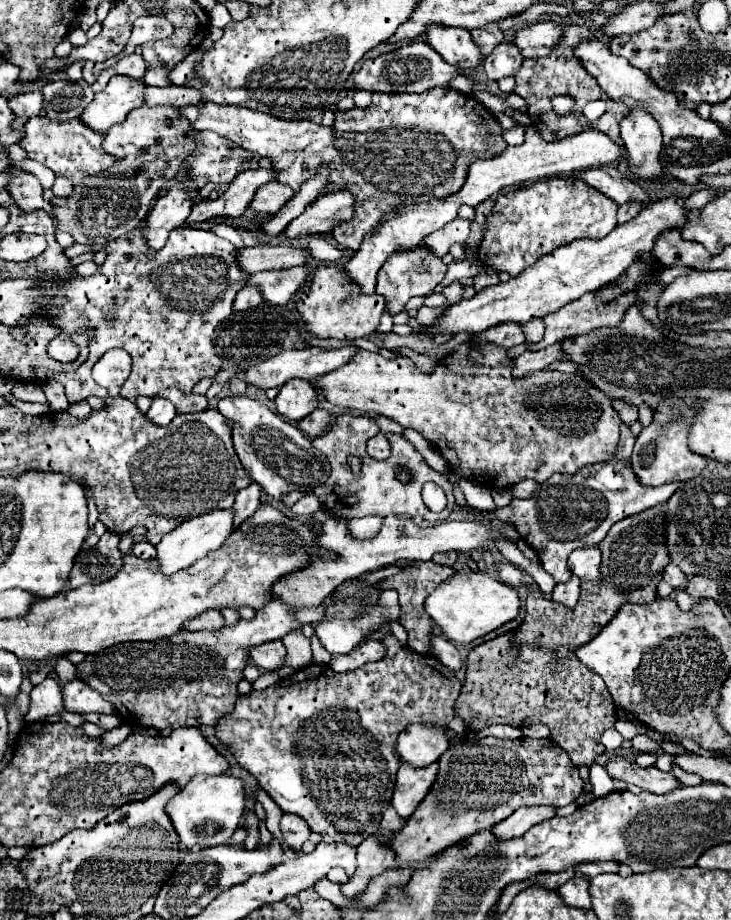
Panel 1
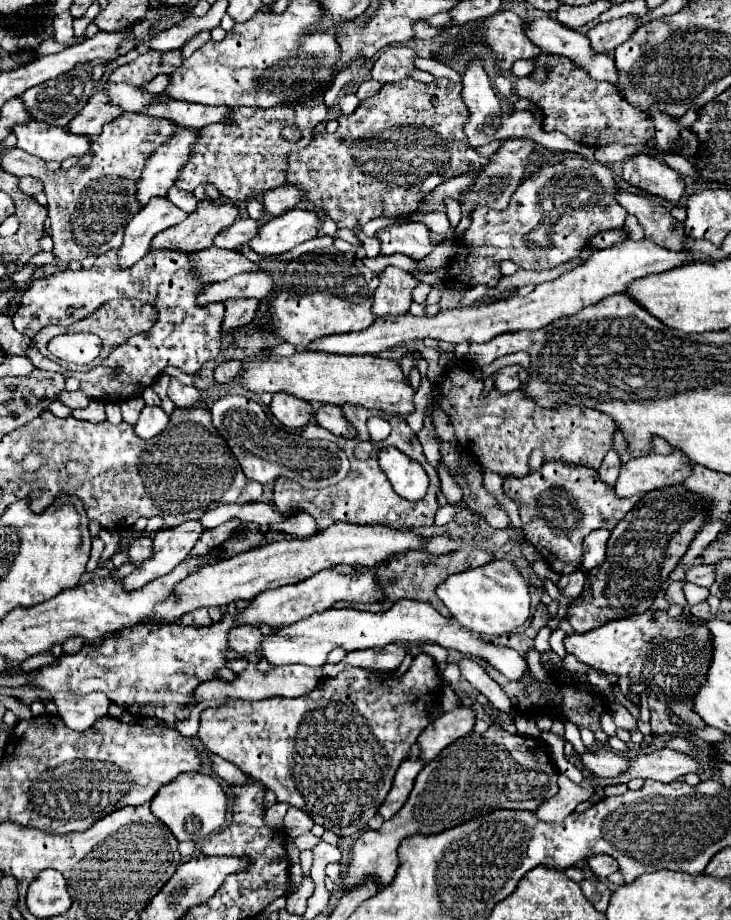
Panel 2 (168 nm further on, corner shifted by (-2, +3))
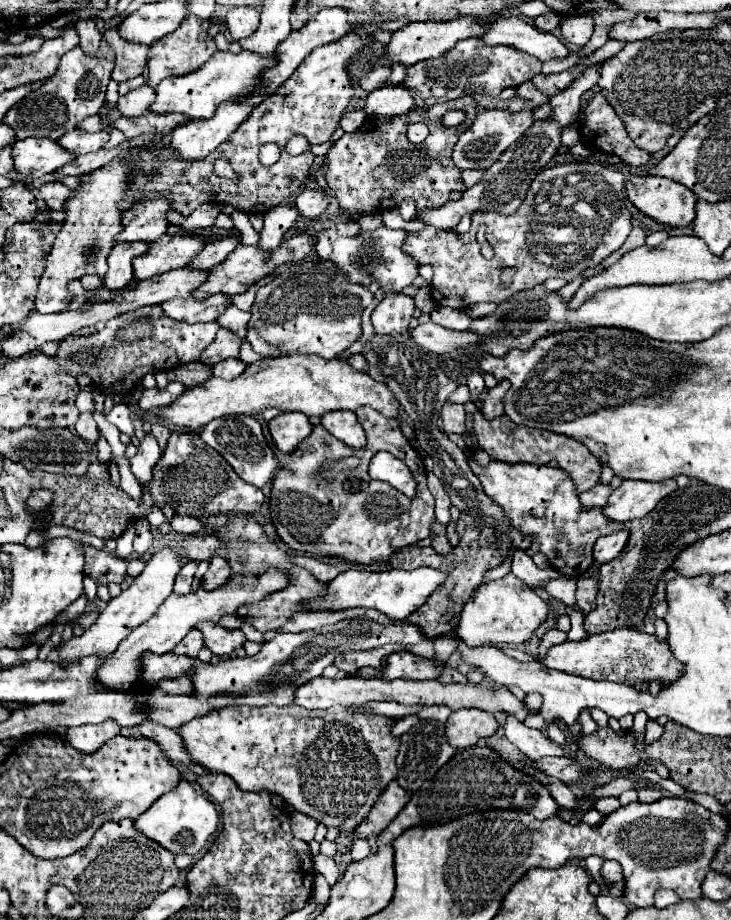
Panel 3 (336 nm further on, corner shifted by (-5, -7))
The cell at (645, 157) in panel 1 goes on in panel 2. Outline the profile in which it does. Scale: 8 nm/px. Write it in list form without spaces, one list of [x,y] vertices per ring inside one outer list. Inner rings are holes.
[[[645,154],[631,156],[625,160],[623,180],[635,188],[645,190],[647,194],[655,194],[673,204],[679,204],[681,196],[685,194],[683,178],[675,170],[665,166],[661,160]]]

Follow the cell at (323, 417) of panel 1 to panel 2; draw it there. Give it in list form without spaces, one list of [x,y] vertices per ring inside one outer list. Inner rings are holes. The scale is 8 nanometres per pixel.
[[[321,404],[319,412],[315,414],[315,420],[317,420],[317,424],[327,428],[335,436],[353,438],[357,434],[355,428],[347,422],[341,406],[335,406],[335,404]]]

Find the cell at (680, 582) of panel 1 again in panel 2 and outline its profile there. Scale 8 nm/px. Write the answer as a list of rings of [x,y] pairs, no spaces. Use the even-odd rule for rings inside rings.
[[[693,566],[687,570],[687,580],[697,584],[697,586],[703,586],[703,588],[709,588],[713,582],[715,582],[715,568],[713,566]]]

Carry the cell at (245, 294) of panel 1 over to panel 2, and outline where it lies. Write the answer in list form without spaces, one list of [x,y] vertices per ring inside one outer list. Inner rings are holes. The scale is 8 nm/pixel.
[[[255,298],[225,302],[225,318],[221,324],[223,336],[229,334],[231,330],[237,330],[237,328],[243,328],[245,324],[249,324],[255,316],[257,304],[259,304],[259,300],[255,300]]]

